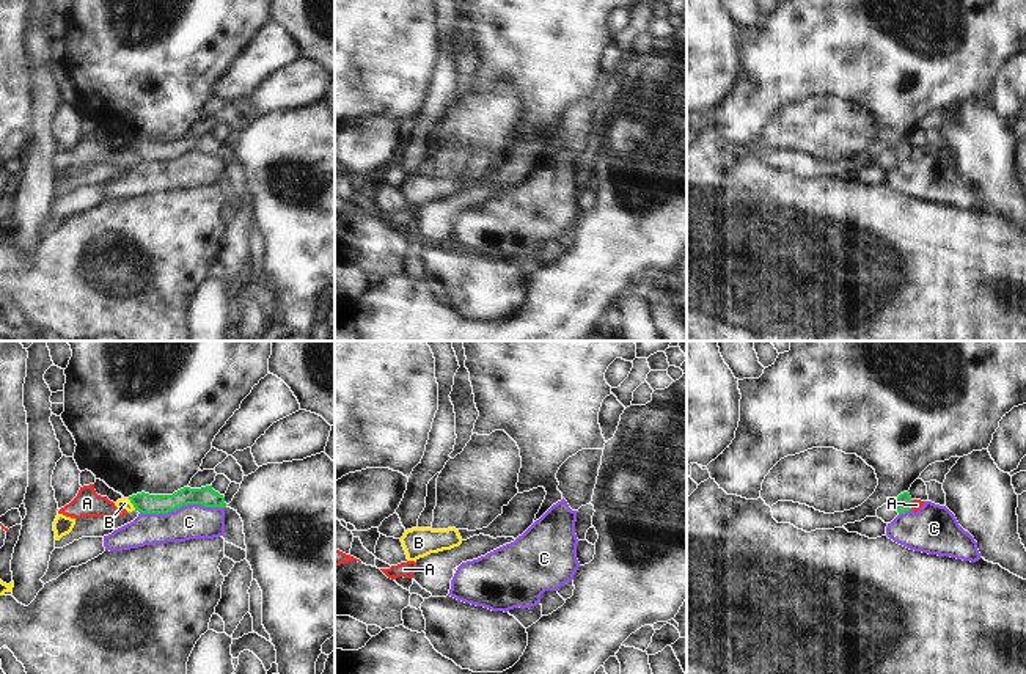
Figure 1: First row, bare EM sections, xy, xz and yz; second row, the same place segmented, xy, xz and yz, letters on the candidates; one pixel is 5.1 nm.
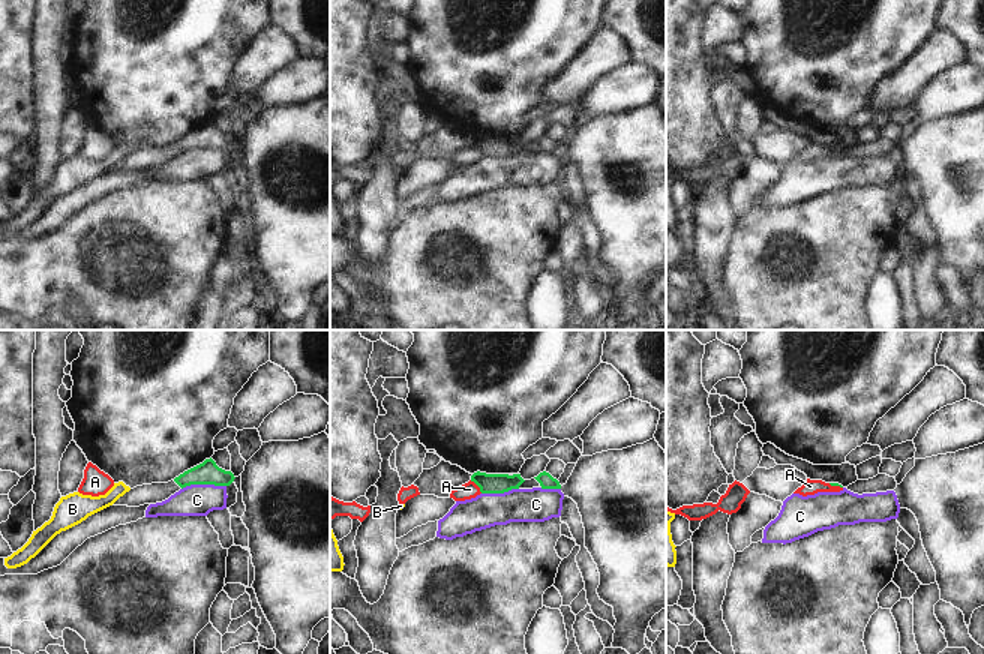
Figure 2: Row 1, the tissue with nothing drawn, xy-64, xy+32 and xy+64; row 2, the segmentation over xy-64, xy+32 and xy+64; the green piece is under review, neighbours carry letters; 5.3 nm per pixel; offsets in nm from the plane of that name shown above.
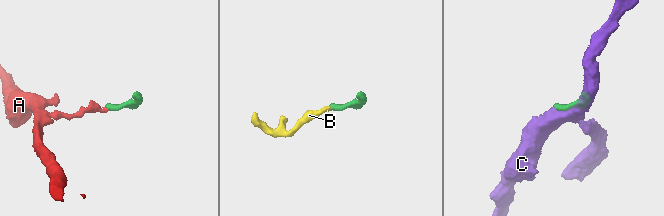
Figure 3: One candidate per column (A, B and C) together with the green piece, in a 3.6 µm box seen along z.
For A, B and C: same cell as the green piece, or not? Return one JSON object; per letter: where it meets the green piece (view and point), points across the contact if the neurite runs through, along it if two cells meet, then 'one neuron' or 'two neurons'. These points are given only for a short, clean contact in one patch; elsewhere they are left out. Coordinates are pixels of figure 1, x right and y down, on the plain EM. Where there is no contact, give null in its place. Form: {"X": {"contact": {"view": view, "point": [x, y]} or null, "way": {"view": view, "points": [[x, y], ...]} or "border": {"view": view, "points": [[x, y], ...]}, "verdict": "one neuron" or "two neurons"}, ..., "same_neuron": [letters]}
{"A": {"contact": {"view": "yz", "point": [910, 153]}, "border": {"view": "yz", "points": [[913, 148], [910, 157]]}, "verdict": "two neurons"}, "B": {"contact": {"view": "xy", "point": [132, 151]}, "way": {"view": "xy", "points": [[145, 151], [132, 151], [124, 151]]}, "verdict": "one neuron"}, "C": {"contact": {"view": "xy", "point": [181, 154]}, "verdict": "two neurons"}, "same_neuron": ["B"]}

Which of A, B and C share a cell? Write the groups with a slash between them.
A / B / C

